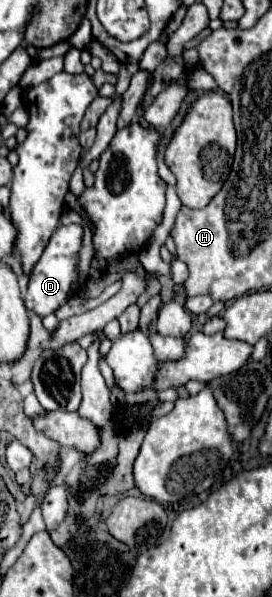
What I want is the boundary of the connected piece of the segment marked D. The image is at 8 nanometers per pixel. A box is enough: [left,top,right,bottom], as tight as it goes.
[25,224,83,316]

